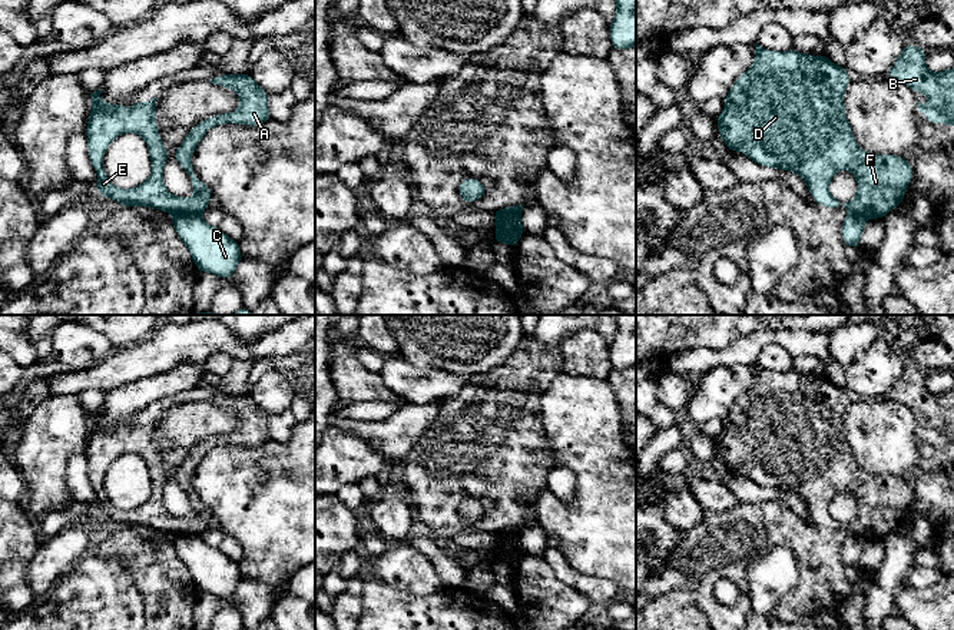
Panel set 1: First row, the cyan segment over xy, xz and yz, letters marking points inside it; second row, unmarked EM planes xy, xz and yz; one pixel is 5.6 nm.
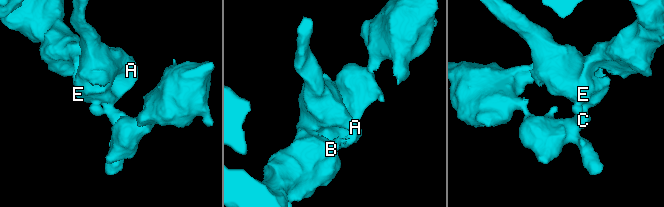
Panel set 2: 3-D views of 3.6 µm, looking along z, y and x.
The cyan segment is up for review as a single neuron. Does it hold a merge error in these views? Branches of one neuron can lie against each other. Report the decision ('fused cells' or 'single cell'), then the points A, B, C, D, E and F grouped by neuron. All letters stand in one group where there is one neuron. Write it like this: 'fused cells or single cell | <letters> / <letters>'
fused cells | A B D E F / C

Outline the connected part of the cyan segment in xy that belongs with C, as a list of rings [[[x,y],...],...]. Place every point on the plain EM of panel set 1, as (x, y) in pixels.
[[[176,536],[172,546],[191,573],[199,593],[215,594],[228,601],[244,580],[238,563],[218,547],[206,544],[201,536]]]

